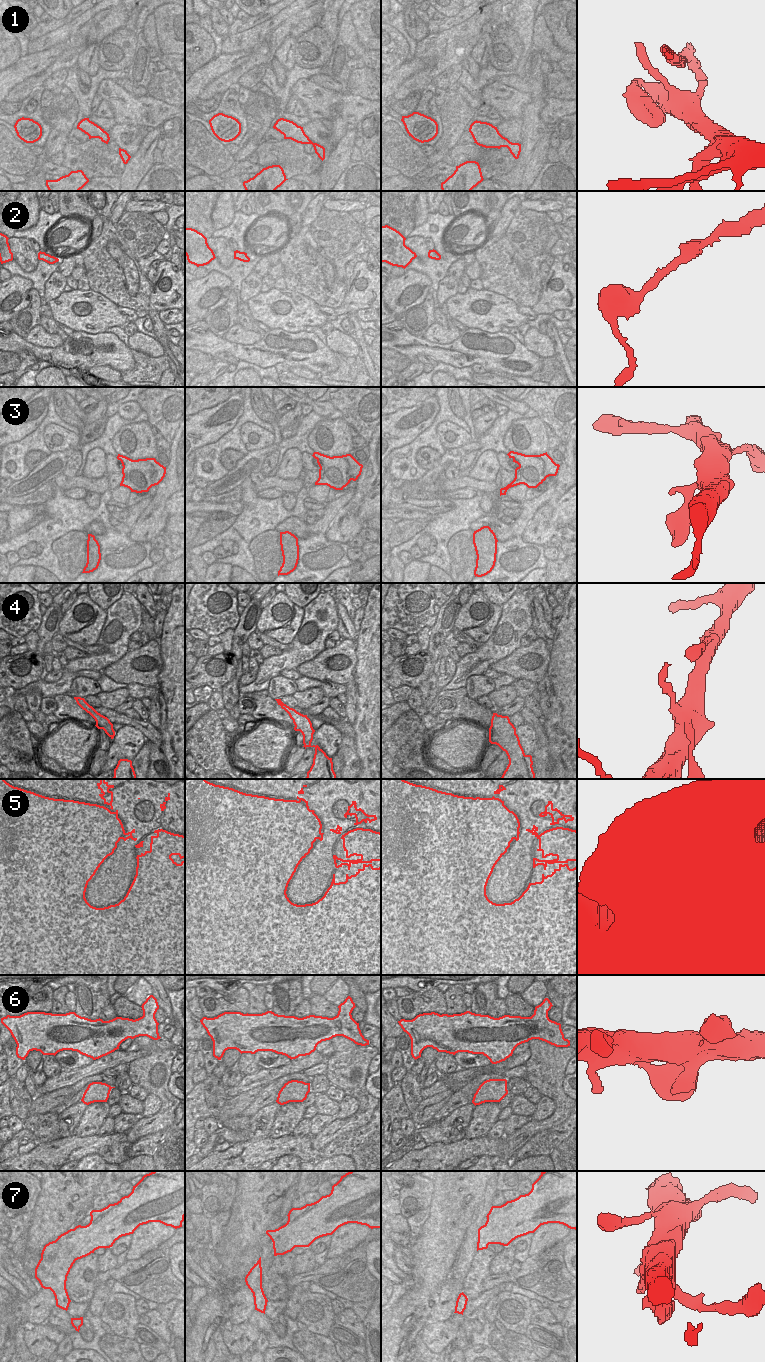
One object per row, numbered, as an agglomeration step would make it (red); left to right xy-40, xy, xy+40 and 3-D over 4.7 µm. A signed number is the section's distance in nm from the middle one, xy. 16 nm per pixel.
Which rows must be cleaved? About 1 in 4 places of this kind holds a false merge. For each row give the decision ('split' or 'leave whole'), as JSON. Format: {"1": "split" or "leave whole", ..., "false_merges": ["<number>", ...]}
{"1": "split", "2": "leave whole", "3": "leave whole", "4": "leave whole", "5": "leave whole", "6": "leave whole", "7": "split", "false_merges": ["1", "7"]}

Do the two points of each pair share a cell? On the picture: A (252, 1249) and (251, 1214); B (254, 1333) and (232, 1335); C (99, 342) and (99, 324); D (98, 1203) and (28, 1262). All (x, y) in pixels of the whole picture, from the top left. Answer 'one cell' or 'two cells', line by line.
A: one cell
B: one cell
C: two cells
D: two cells

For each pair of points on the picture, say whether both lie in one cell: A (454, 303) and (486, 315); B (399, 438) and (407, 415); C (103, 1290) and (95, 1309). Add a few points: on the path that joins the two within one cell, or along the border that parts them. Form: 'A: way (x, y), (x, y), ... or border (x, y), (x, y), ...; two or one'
A: way (462, 307), (478, 314); one
B: way (398, 432), (401, 418); one
C: way (101, 1295), (96, 1304); one

